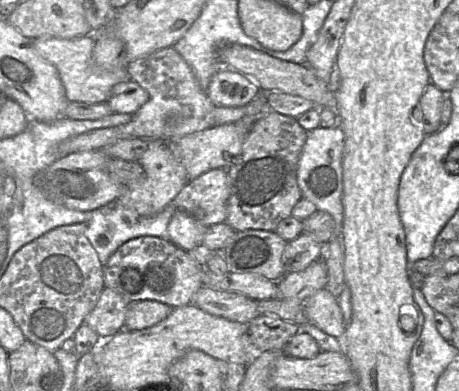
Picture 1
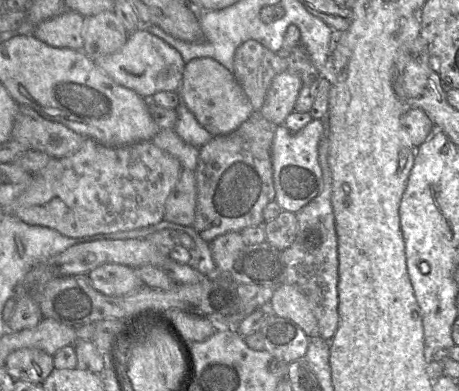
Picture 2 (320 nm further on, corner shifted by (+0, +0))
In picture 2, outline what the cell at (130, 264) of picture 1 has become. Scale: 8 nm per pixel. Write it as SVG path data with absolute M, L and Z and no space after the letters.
M104 264L88 274L93 288L107 296L135 293L143 285L136 269L120 264Z

